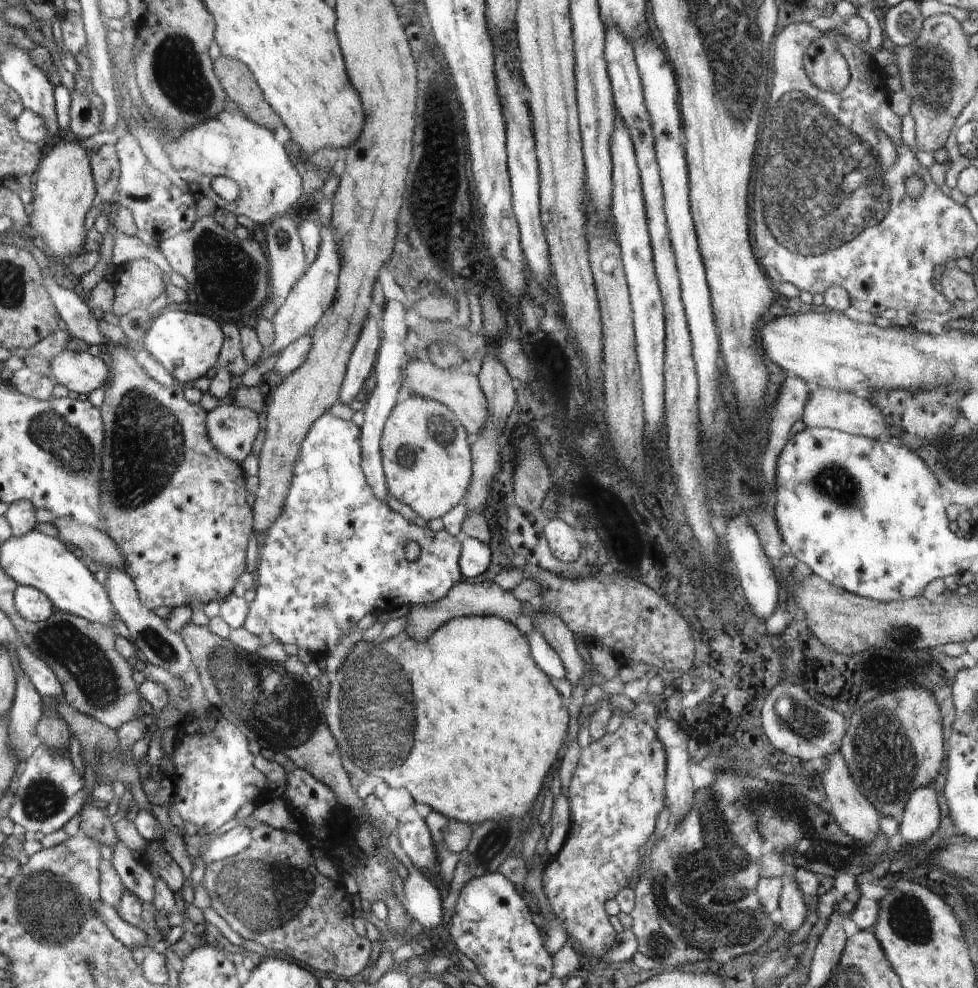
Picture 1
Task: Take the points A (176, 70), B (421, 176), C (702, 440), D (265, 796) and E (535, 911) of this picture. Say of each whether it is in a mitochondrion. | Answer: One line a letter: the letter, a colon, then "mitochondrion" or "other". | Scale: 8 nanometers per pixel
A: mitochondrion
B: mitochondrion
C: other
D: other
E: other

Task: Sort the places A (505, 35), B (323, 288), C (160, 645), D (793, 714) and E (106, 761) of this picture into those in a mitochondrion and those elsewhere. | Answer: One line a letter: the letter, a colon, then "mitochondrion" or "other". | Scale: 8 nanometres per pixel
A: other
B: other
C: mitochondrion
D: mitochondrion
E: mitochondrion

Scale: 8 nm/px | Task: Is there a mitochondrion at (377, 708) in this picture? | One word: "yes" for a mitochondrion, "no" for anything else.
yes

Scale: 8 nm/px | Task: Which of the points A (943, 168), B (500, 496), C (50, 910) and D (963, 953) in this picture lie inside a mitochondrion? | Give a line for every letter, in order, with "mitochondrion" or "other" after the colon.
A: other
B: other
C: mitochondrion
D: other

